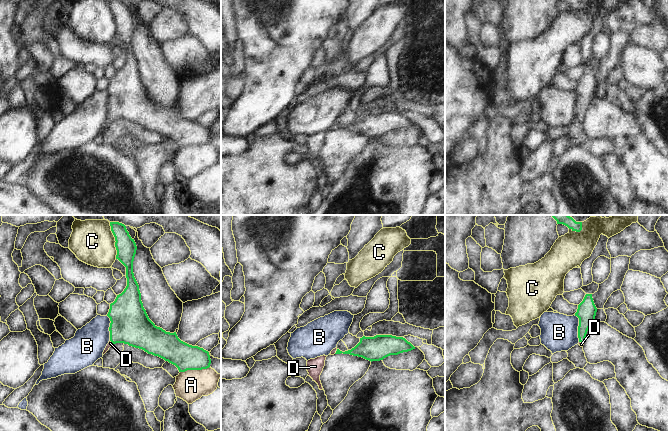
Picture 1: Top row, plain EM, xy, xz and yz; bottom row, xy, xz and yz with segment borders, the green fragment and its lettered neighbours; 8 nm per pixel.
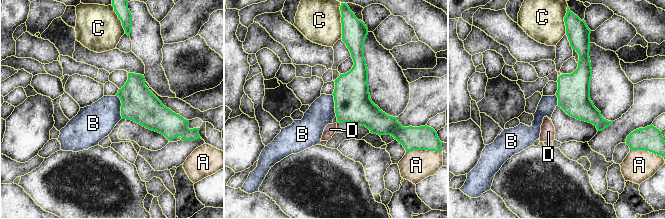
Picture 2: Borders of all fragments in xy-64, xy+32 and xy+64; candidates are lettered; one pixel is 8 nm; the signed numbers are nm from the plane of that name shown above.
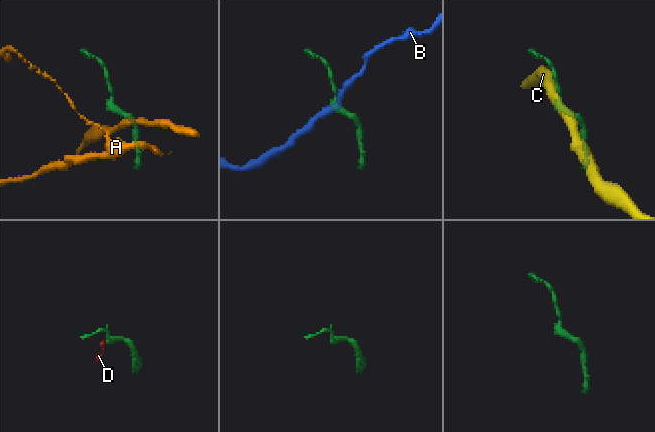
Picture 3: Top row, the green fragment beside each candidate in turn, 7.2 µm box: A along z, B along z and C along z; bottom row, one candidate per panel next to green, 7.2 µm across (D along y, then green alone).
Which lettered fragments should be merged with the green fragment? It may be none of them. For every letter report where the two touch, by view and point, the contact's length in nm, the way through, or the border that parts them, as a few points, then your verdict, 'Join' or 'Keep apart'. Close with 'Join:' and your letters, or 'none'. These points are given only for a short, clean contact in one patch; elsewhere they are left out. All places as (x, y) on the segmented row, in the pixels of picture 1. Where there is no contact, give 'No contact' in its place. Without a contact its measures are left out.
A: Touches green at xy (194, 369). Shared border 240 nm. Boundary: xy (209, 366), (203, 369), (187, 369), (180, 372). Keep apart
B: Touches green at yz (578, 328). Shared border 220 nm. Boundary: yz (574, 315), (578, 318), (579, 341). Keep apart
C: Touches green at xy (115, 240). Shared border 300 nm. Boundary: xy (109, 222), (115, 241), (116, 258). Keep apart
D: Touches green at xz (336, 351). Shared border 50 nm. Path across: xz (367, 348), (352, 352), (336, 351), (333, 351). Join
Join: D

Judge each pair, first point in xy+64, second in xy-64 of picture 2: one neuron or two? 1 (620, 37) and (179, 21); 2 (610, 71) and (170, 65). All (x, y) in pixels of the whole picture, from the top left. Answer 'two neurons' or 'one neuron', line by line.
1: one neuron
2: two neurons

